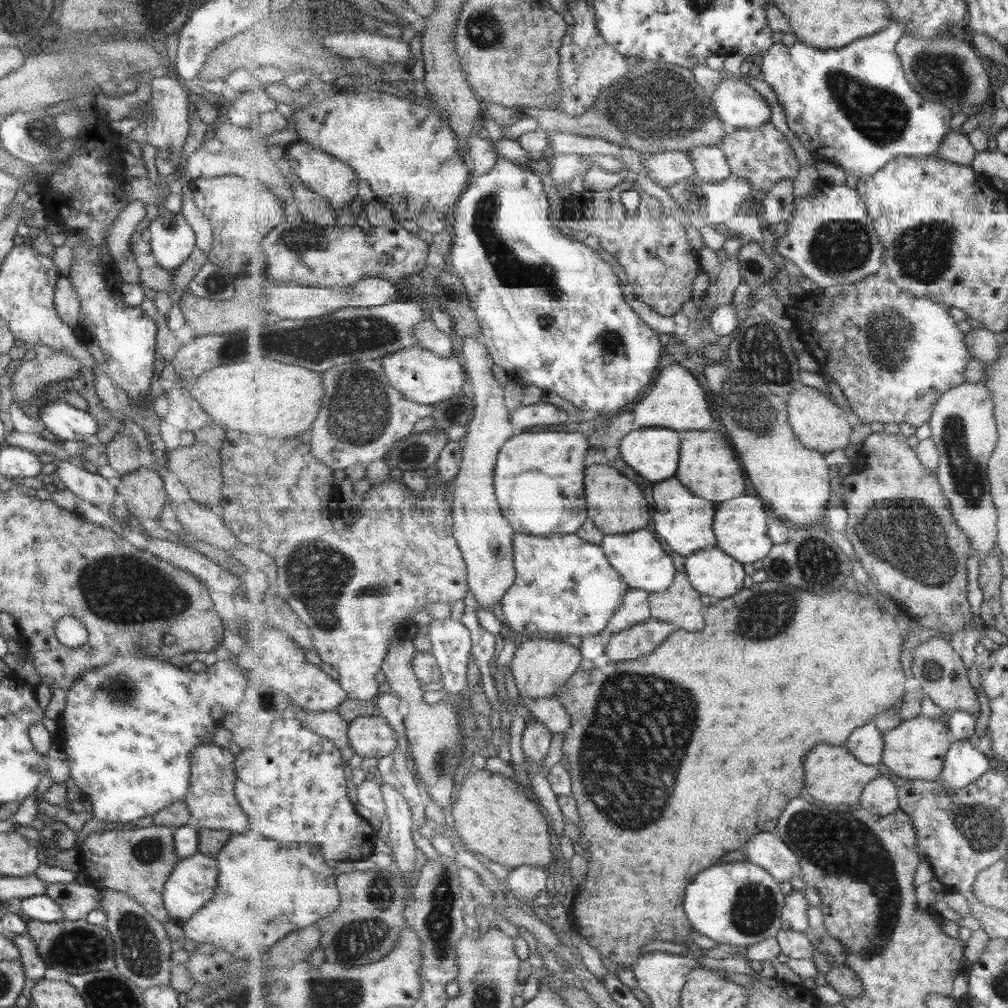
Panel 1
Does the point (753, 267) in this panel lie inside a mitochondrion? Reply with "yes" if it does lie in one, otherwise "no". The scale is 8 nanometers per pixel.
no

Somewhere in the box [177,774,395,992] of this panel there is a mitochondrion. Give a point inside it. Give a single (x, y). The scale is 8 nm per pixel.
(354, 942)

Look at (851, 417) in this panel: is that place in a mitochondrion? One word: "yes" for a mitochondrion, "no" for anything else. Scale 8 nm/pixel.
no

